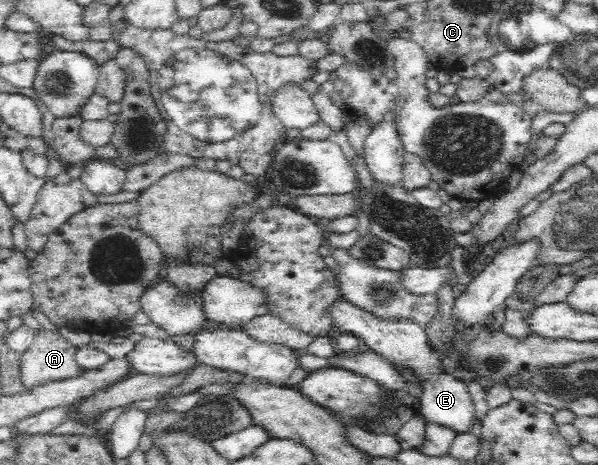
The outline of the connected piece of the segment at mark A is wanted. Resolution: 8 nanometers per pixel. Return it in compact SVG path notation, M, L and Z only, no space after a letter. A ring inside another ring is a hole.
M42 328L34 330L34 341L20 357L21 381L26 390L51 382L77 377L82 373L75 359L76 349L64 335Z

